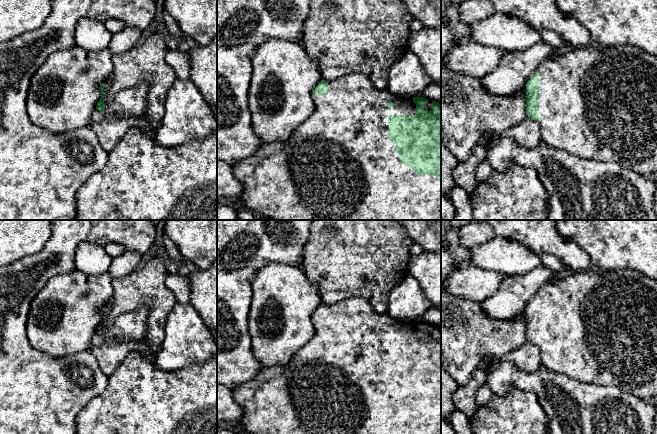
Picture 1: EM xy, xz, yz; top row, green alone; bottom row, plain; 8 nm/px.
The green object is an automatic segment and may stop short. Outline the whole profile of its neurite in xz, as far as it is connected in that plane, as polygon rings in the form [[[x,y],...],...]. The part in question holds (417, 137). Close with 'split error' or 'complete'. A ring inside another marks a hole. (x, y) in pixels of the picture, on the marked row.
[[[363,74],[334,81],[322,80],[312,91],[313,115],[284,141],[263,143],[251,156],[239,160],[233,173],[242,185],[239,195],[246,208],[269,220],[441,220],[441,105],[423,97],[399,97],[379,90]]]; split error

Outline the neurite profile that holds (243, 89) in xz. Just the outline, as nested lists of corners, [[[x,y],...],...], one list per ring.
[[[217,0],[217,160],[234,166],[239,160],[254,154],[263,144],[255,133],[251,123],[251,112],[248,105],[248,93],[253,70],[252,55],[257,46],[268,38],[286,39],[300,42],[303,38],[303,26],[309,11],[311,0]]]

